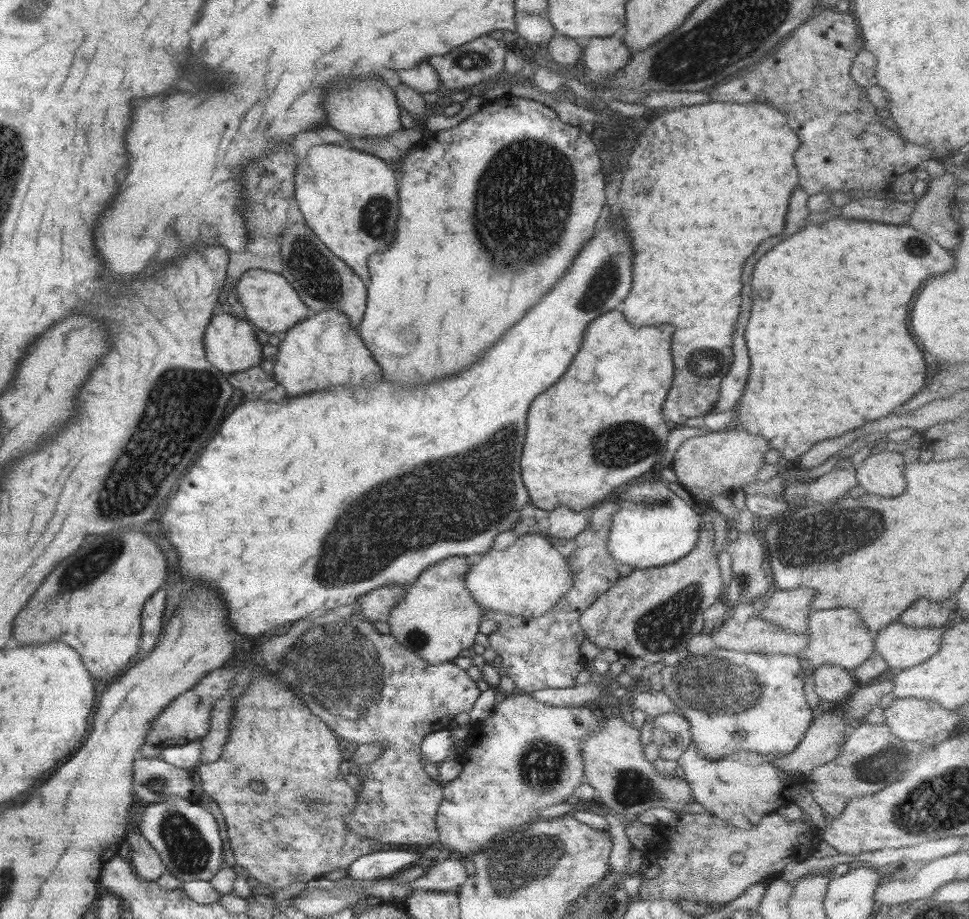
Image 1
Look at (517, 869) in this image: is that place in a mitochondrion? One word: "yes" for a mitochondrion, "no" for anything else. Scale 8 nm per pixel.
yes

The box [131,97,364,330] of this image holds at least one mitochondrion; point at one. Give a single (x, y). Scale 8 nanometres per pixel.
(314, 274)

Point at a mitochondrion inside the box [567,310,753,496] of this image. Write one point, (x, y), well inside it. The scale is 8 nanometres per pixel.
(626, 445)

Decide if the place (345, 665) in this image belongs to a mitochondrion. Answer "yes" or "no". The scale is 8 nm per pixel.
yes

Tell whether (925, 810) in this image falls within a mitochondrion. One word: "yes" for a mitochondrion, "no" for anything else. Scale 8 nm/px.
yes

